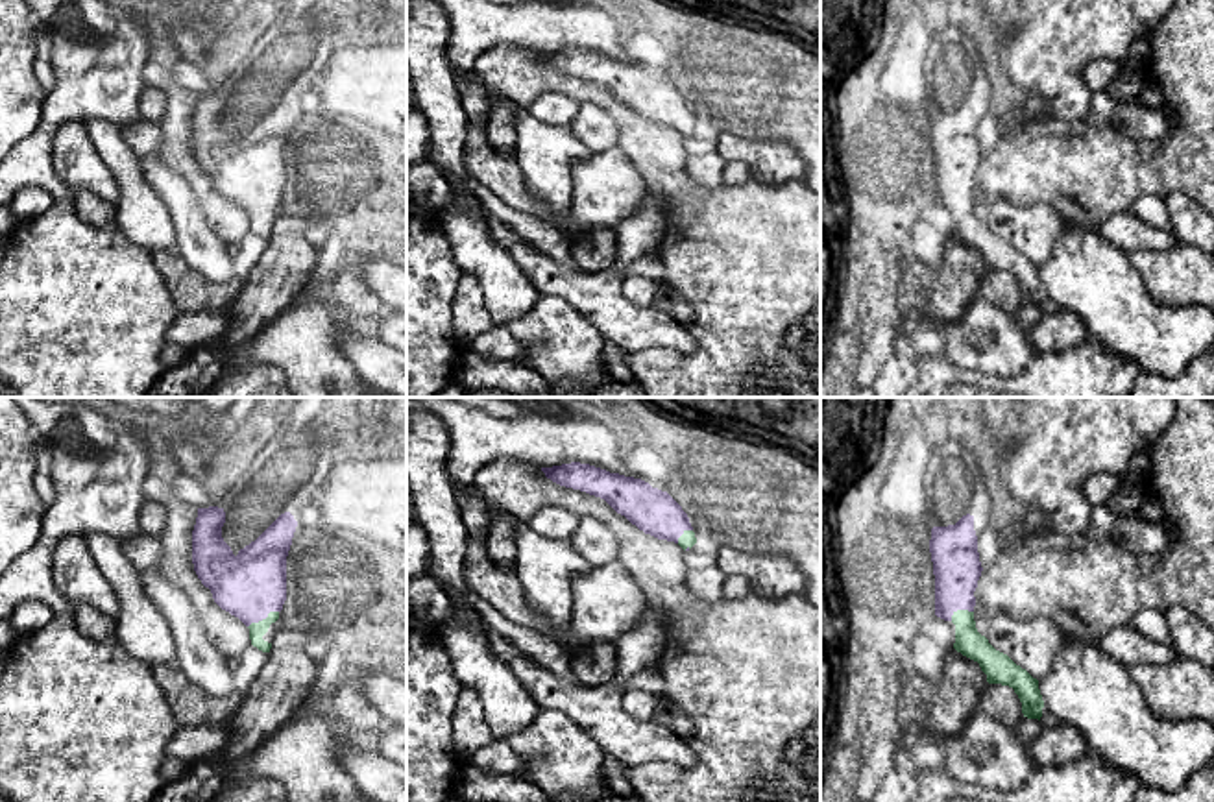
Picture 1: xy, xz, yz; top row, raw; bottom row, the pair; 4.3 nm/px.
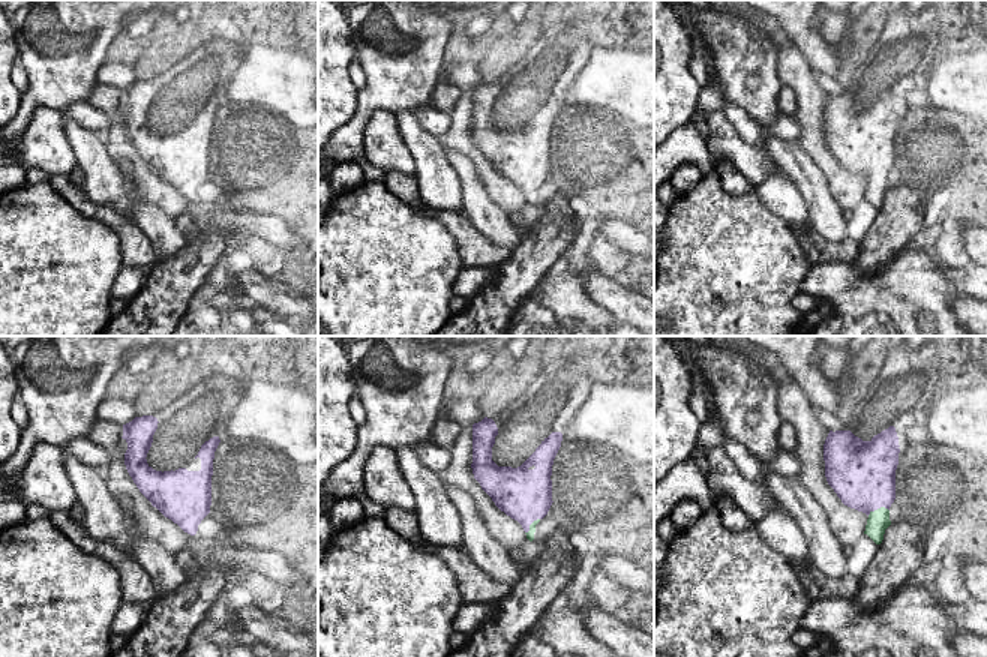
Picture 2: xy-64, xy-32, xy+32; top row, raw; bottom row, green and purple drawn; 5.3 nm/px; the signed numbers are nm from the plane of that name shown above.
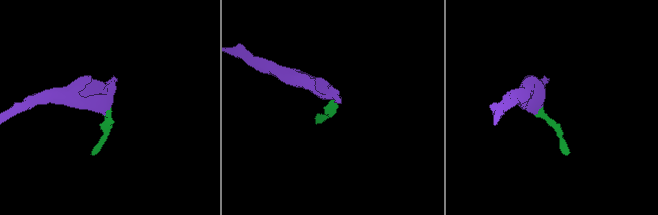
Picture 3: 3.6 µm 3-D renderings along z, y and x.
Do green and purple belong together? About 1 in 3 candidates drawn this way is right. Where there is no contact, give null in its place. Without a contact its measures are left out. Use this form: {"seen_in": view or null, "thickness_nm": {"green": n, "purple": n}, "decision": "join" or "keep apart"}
{"seen_in": "xy", "thickness_nm": {"green": 70, "purple": 280}, "decision": "join"}

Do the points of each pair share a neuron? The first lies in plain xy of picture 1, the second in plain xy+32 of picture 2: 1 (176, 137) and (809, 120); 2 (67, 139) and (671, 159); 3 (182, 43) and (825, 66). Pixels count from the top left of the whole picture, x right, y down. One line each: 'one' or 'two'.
1: one
2: two
3: one

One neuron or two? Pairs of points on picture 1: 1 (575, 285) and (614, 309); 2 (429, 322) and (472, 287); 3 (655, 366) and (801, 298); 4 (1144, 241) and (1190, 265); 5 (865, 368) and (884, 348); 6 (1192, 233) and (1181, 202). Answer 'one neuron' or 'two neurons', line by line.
1: one neuron
2: two neurons
3: one neuron
4: two neurons
5: one neuron
6: one neuron

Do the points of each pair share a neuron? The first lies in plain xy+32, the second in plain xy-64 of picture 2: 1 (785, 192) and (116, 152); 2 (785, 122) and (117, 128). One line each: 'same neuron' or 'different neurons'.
1: different neurons
2: different neurons

